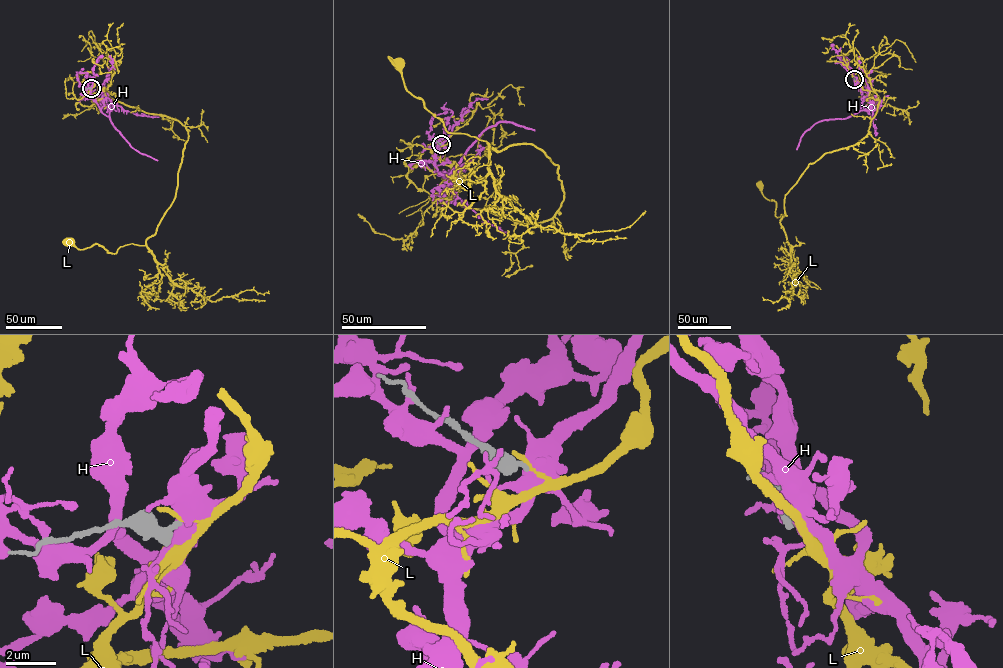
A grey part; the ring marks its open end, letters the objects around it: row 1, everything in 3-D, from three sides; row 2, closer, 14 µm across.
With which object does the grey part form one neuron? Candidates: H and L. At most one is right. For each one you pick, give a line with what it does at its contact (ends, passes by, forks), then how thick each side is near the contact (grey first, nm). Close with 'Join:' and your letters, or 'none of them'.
Join: none of them

